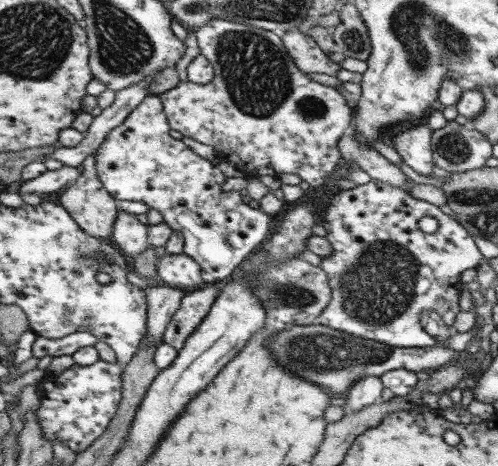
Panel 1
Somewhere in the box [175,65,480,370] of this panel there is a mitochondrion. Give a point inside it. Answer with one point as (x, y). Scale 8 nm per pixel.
(377, 287)

